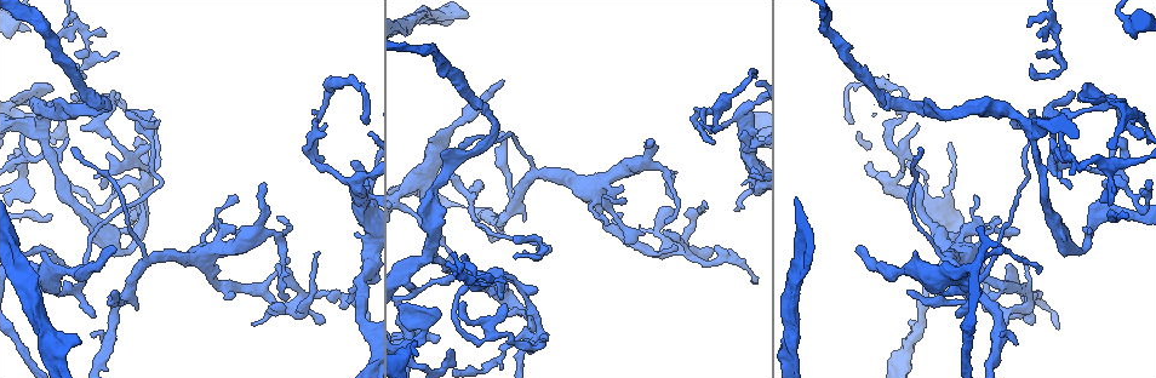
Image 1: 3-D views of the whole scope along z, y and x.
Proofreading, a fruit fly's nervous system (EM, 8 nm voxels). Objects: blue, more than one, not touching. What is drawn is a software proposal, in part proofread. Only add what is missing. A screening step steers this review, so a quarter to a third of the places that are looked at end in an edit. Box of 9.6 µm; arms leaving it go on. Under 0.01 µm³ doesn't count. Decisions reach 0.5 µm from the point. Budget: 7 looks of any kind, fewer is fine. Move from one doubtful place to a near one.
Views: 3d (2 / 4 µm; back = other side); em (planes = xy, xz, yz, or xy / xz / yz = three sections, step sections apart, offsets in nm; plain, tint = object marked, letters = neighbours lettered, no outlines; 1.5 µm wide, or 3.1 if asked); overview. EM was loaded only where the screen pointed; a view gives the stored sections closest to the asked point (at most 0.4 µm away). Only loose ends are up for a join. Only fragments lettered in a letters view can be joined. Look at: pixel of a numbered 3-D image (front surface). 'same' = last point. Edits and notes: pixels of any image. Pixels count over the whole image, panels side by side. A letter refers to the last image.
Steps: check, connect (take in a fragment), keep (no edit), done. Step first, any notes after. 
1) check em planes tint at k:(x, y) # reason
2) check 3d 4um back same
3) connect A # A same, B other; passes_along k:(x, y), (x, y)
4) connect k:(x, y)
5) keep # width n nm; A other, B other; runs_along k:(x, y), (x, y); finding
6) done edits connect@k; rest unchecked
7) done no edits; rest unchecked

check em yz step 4 letters at 1:(491, 280) # free end

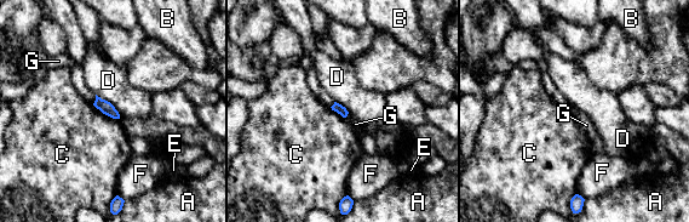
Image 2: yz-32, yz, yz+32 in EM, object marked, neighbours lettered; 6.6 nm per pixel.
check em planes letters same

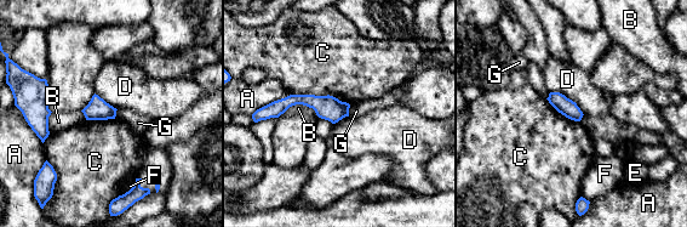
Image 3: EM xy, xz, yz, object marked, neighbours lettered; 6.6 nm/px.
keep # longest_contact C 400 nm; A other, B other, C other, D other, E other, F other, G other; none of them fits

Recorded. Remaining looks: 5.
check em xy step 4 letters at 1:(710, 248) # thin end

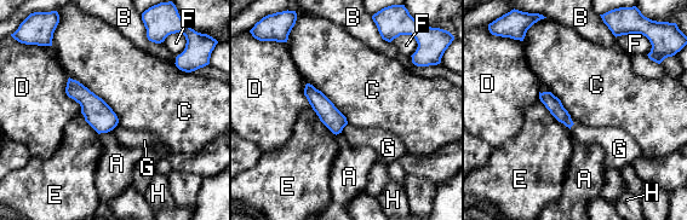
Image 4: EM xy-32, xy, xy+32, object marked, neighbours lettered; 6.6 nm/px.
keep # A other, B other, C other, D other, E other, F other, G other, H other; none of them fits

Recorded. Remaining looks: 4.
check 3d 4um at 1:(622, 199) # free end

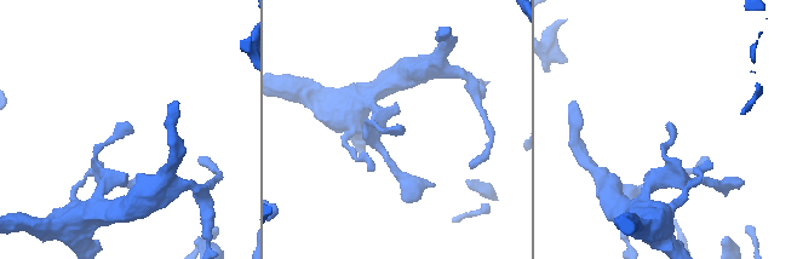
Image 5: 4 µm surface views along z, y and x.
check em planes letters at 5:(671, 125)

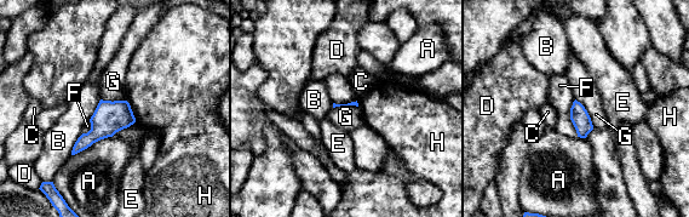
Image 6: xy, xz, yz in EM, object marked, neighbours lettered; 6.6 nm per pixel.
keep # A other, B other, C other, D other, E other, F other, G other, H other; no lettered fragment goes on from it

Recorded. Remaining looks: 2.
done no edits; rest unchecked

